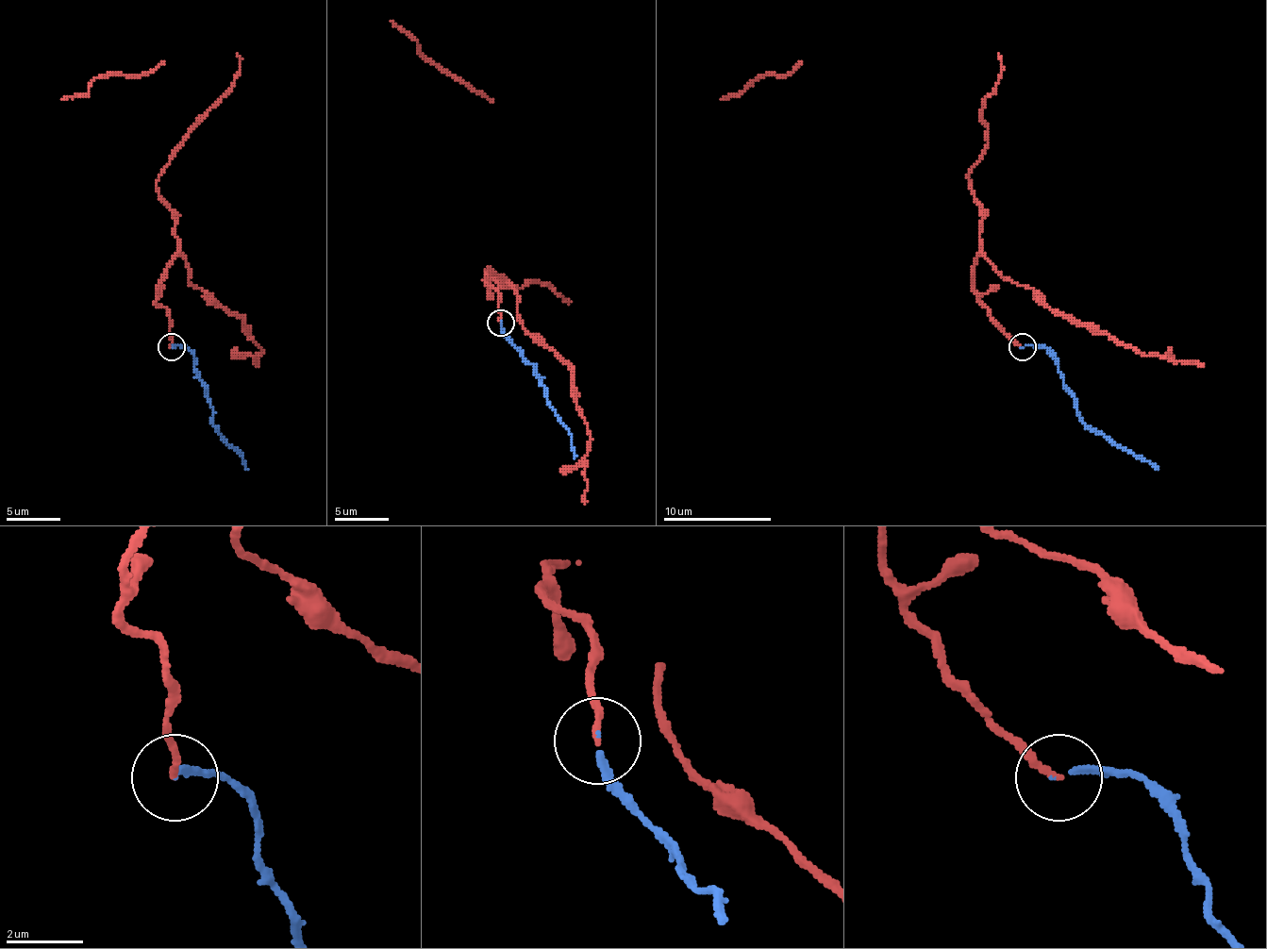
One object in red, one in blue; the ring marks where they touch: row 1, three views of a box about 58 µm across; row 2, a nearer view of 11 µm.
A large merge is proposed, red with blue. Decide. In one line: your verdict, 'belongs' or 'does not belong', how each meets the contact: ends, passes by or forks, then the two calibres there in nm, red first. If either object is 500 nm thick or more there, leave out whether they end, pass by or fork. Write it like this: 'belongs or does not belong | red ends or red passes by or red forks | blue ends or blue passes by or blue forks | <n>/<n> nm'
belongs | red ends | blue ends | 170/150 nm

